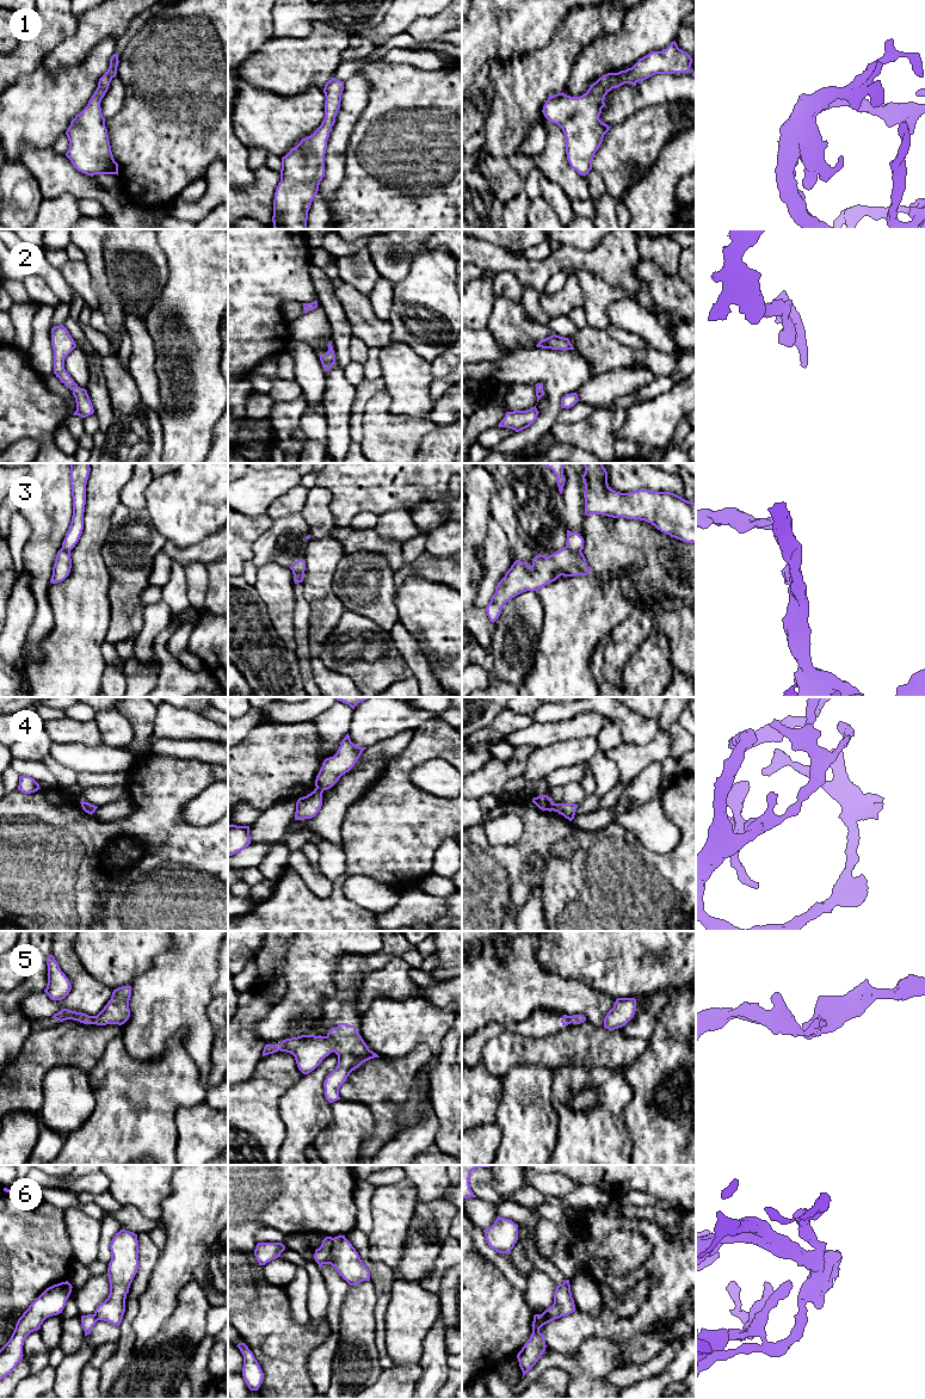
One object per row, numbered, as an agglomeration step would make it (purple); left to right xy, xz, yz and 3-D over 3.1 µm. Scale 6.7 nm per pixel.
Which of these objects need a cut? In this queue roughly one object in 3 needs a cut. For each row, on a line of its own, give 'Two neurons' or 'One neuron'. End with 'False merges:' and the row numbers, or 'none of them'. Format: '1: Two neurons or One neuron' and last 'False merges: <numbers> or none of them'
1: One neuron
2: One neuron
3: Two neurons
4: Two neurons
5: One neuron
6: Two neurons
False merges: 3, 4, 6

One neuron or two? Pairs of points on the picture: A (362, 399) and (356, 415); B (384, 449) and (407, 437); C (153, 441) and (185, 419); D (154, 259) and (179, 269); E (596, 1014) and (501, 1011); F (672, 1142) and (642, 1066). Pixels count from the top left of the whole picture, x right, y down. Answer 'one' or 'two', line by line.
A: one
B: one
C: two
D: two
E: one
F: one

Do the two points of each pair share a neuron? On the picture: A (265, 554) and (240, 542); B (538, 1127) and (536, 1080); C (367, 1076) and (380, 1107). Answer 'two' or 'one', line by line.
A: two
B: one
C: one

